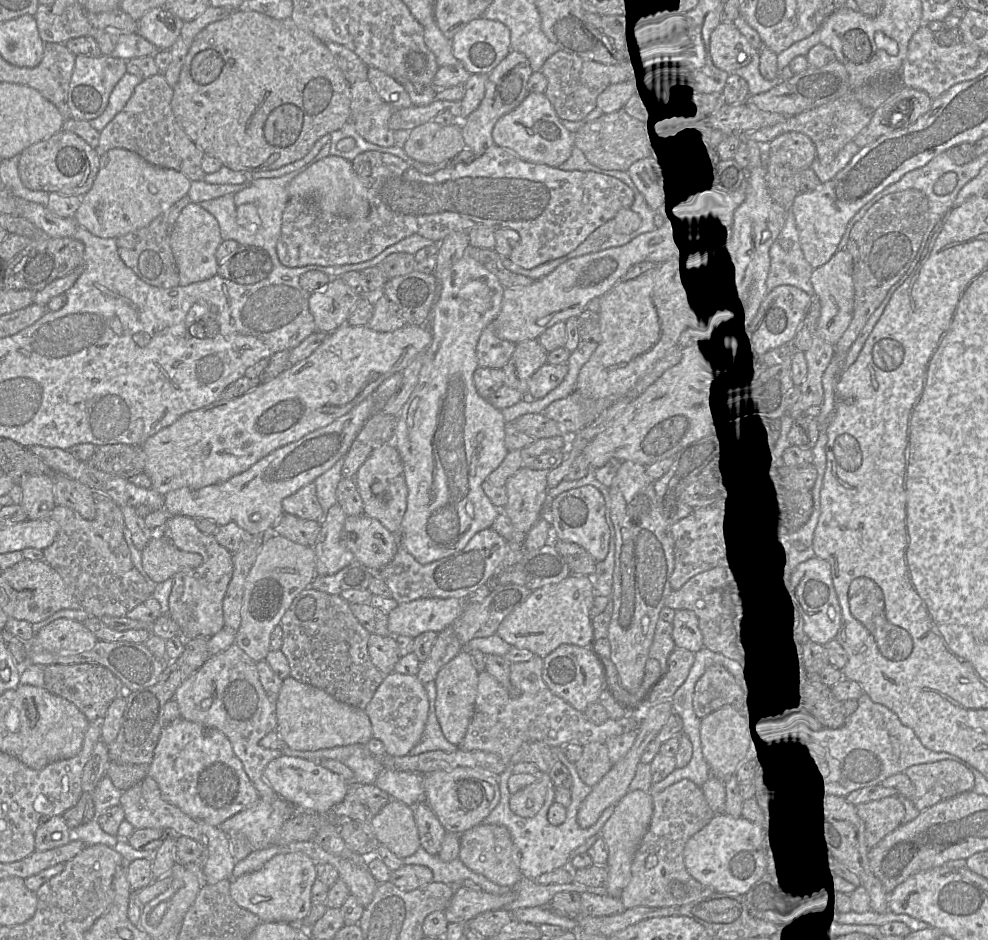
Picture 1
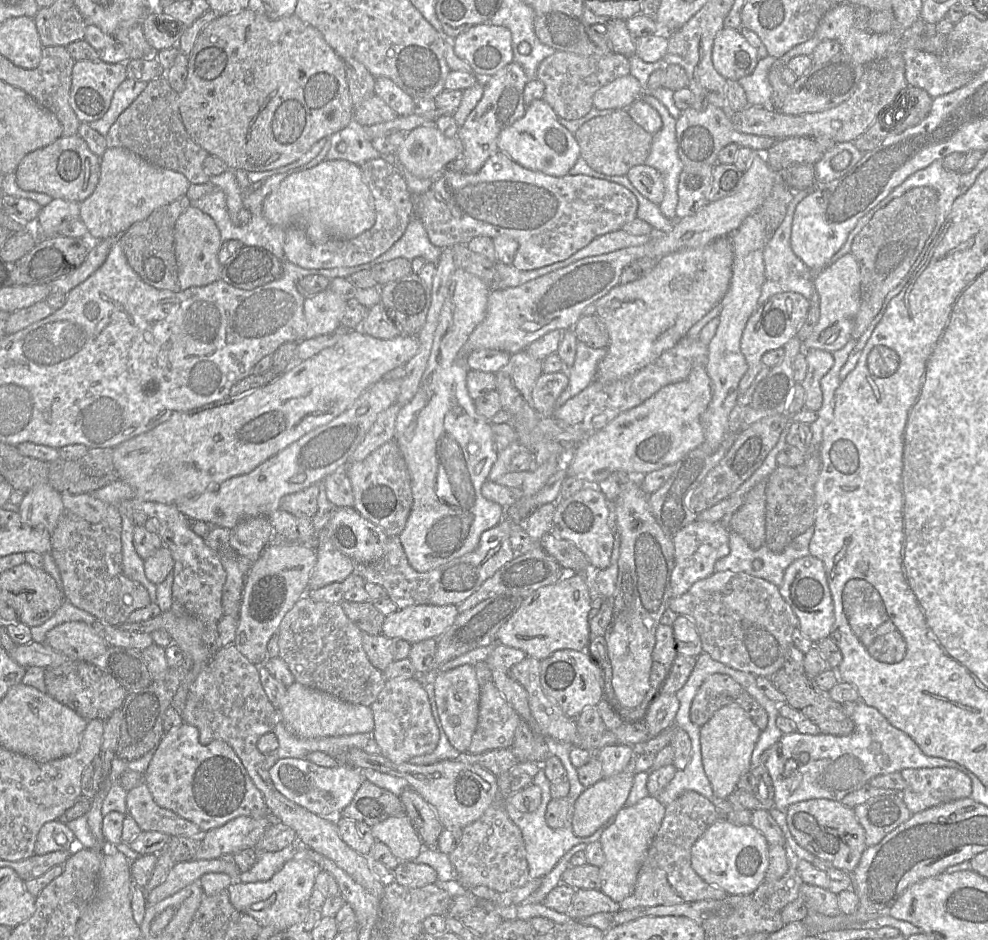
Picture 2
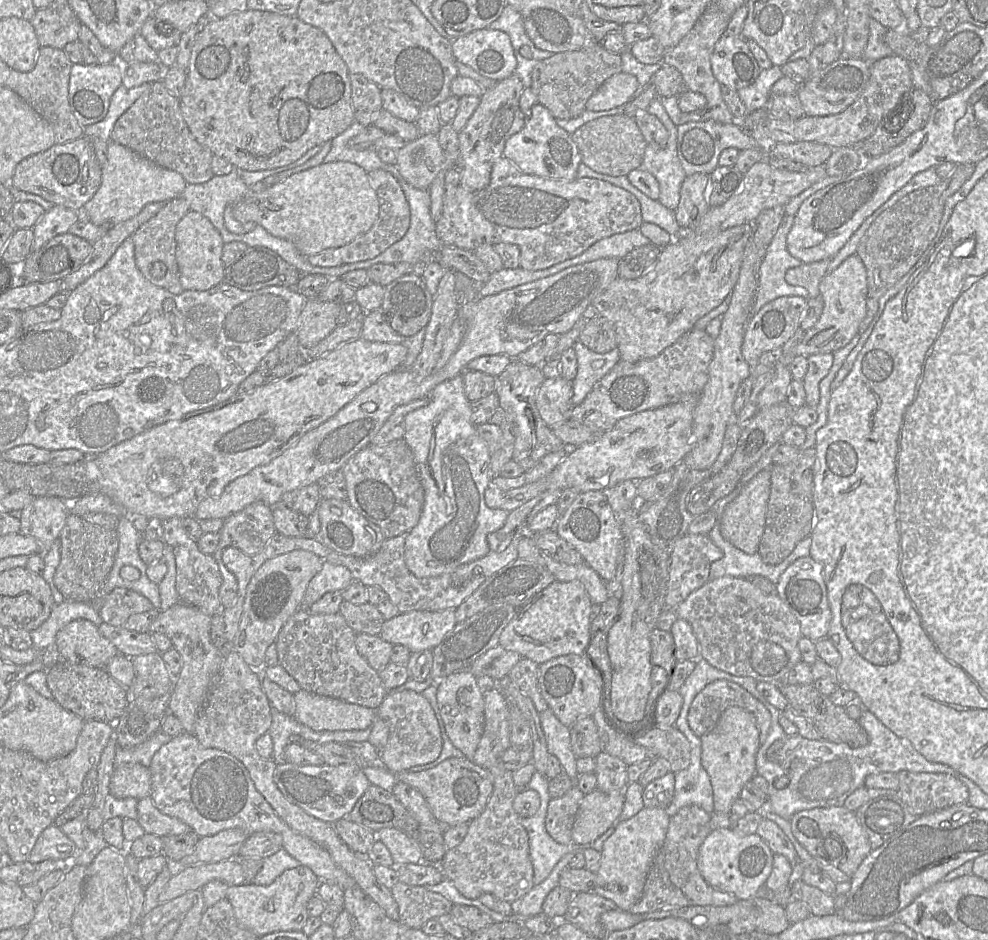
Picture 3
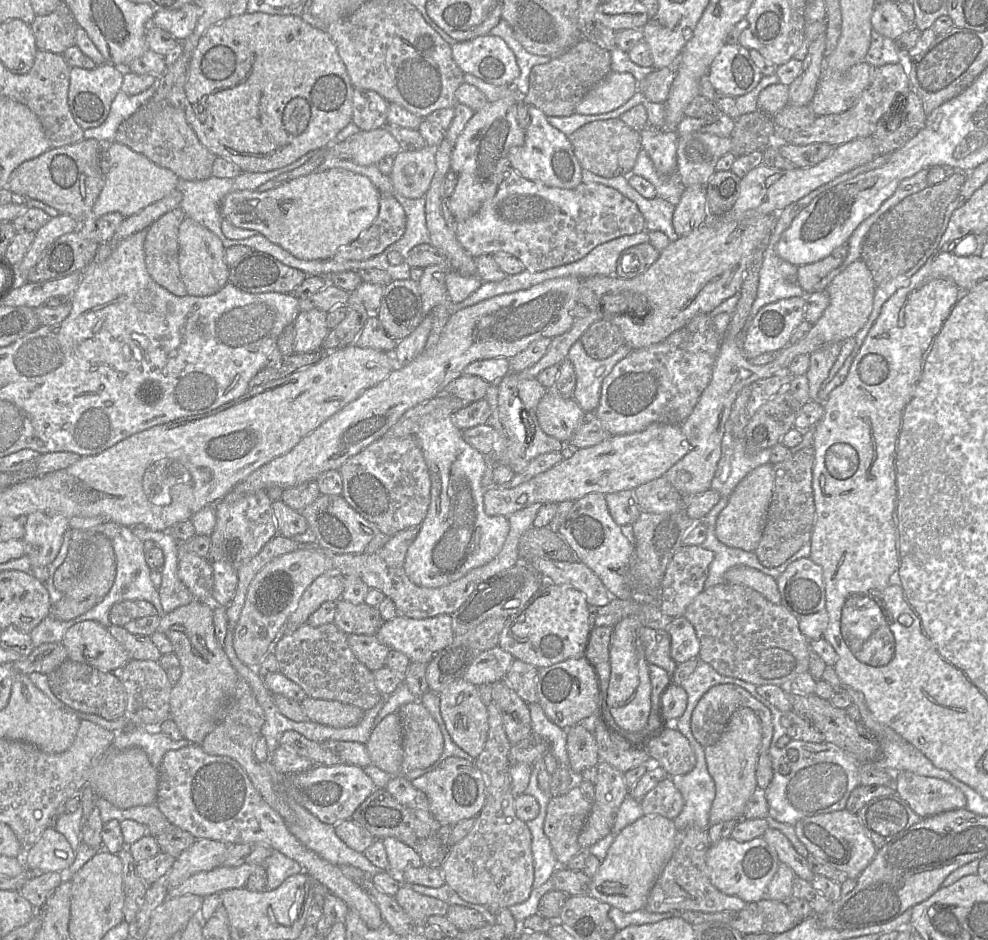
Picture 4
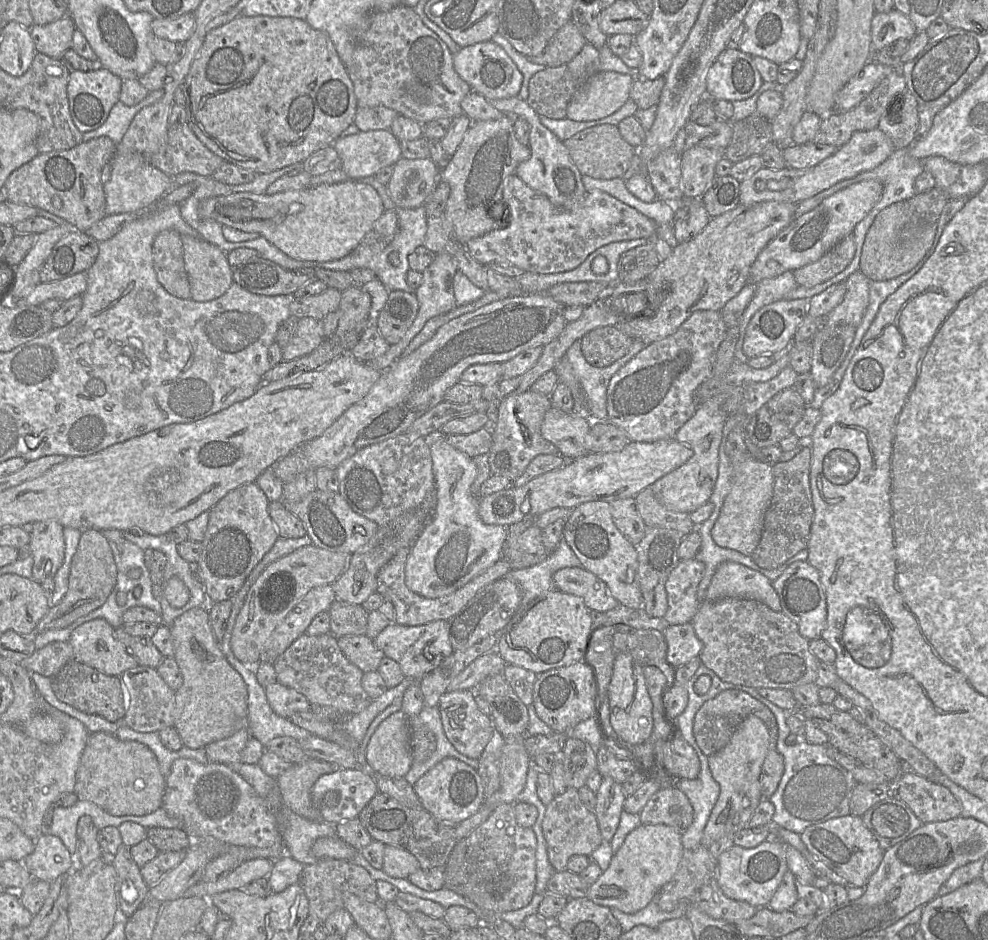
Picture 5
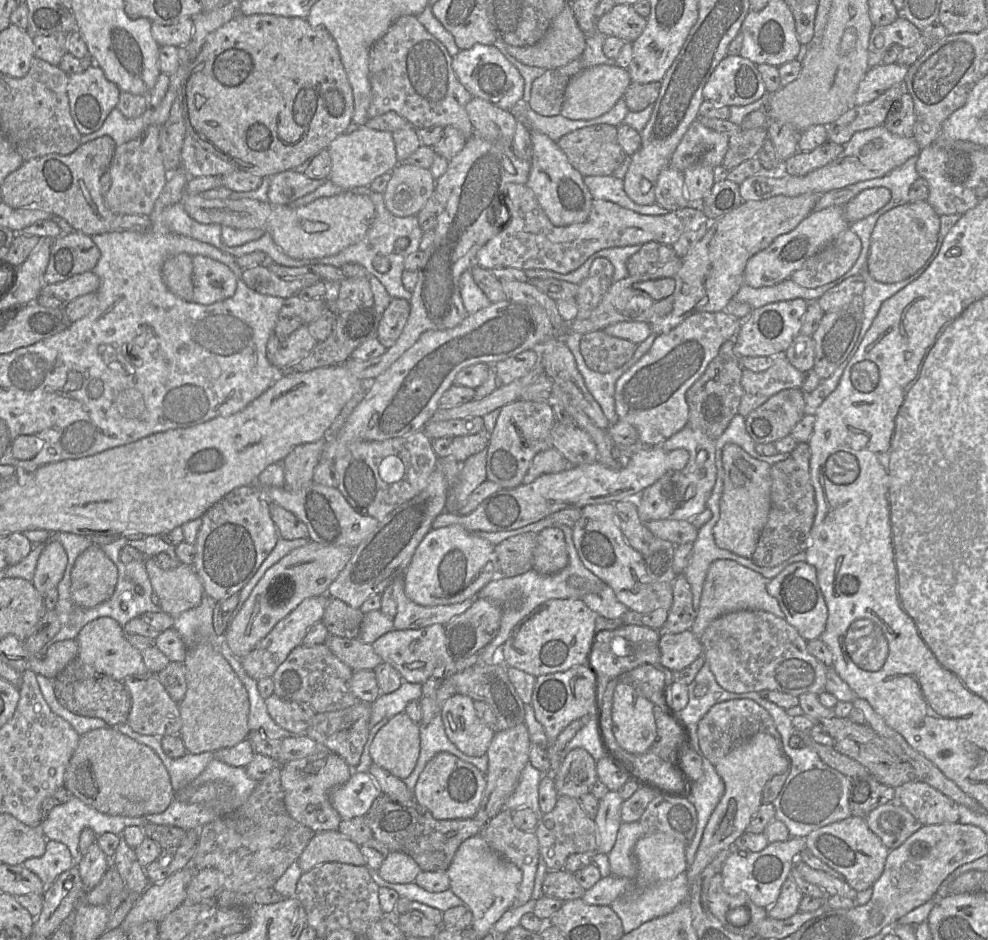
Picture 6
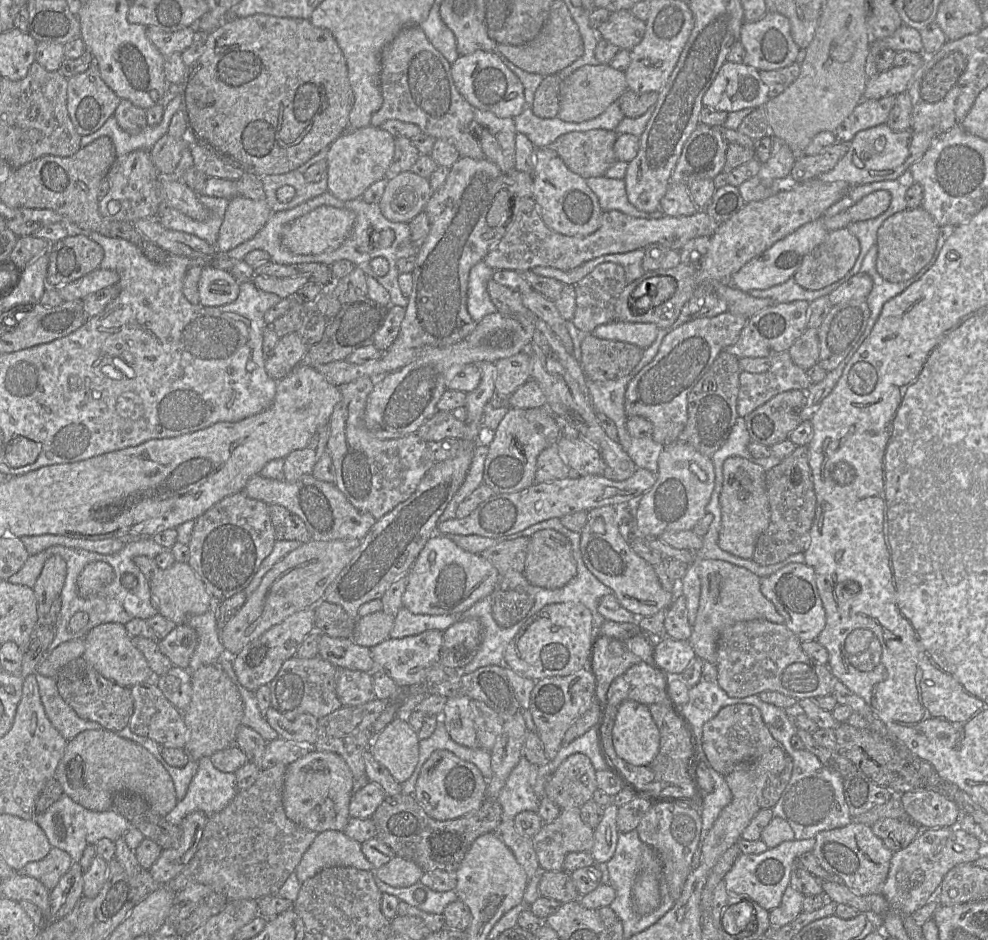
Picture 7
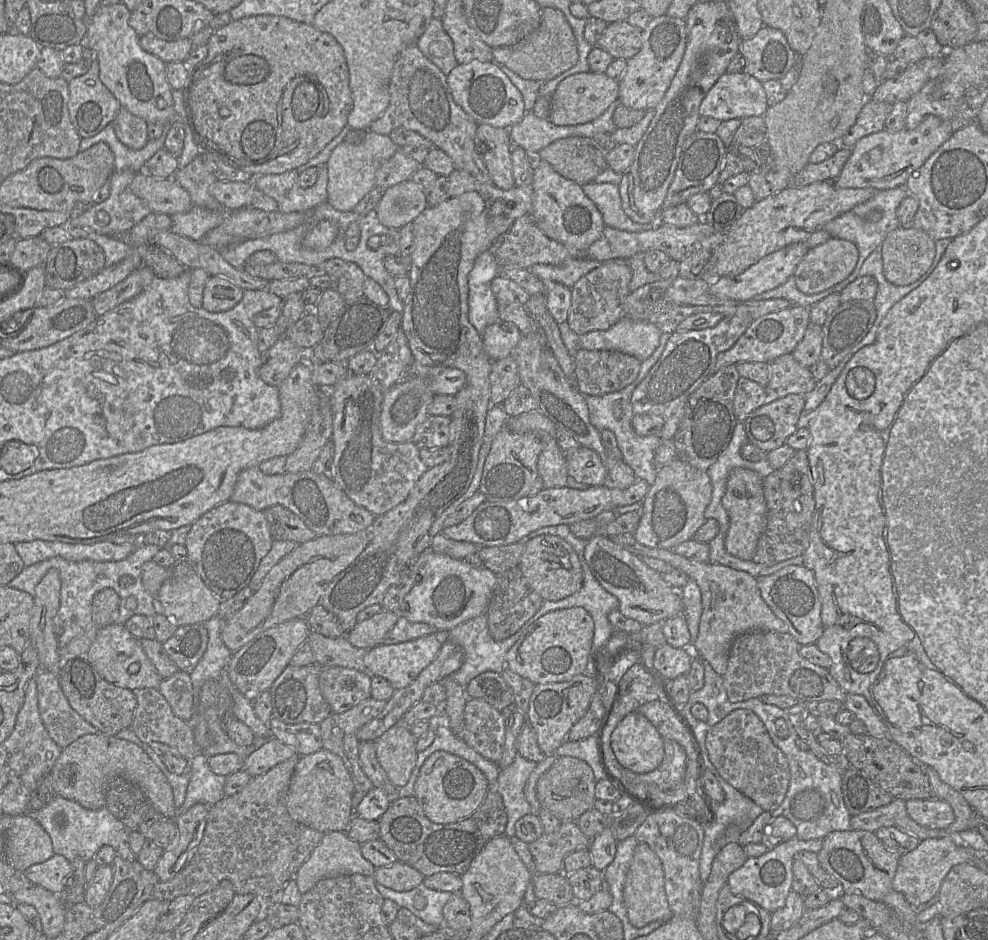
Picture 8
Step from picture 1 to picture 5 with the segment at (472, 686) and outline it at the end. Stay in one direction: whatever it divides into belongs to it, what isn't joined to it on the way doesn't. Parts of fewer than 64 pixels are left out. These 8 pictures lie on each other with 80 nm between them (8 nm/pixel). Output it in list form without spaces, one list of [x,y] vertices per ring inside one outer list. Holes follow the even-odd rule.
[[[446,691],[440,697],[439,711],[444,733],[450,743],[461,754],[472,759],[479,759],[491,739],[494,725],[491,717],[478,708],[474,691]]]

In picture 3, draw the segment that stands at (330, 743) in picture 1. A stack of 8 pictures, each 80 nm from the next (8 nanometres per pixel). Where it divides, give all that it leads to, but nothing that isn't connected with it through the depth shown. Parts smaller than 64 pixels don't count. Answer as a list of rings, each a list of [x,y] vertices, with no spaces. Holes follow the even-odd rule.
[[[303,689],[293,698],[294,718],[314,731],[364,730],[379,719],[371,708]]]

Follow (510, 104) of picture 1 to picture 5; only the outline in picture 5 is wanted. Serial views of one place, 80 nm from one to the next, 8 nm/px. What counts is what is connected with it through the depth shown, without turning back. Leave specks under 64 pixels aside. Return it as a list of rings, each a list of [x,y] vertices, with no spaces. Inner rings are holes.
[[[504,115],[497,120],[472,121],[455,153],[440,170],[439,181],[447,182],[450,194],[446,203],[444,216],[450,222],[455,239],[466,244],[470,239],[482,236],[499,227],[496,219],[496,209],[505,207],[503,203],[503,188],[507,178],[515,174],[517,166],[530,157],[530,148],[521,144],[516,138],[513,126],[513,116]]]

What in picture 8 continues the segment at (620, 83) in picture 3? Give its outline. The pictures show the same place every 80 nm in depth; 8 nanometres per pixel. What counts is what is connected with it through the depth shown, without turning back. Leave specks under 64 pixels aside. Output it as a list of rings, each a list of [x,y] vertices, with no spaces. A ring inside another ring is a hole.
[[[581,72],[561,81],[551,95],[550,122],[559,126],[587,123],[599,117],[612,102],[618,101],[619,82],[605,73]]]

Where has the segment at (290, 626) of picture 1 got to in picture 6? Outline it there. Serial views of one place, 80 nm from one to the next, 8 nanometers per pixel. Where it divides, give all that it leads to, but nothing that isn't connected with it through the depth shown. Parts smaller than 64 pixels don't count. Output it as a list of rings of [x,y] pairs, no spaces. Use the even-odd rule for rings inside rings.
[[[323,643],[311,647],[295,647],[275,670],[272,679],[274,692],[283,701],[304,702],[316,713],[342,710],[359,701],[349,690],[353,670],[339,660]]]

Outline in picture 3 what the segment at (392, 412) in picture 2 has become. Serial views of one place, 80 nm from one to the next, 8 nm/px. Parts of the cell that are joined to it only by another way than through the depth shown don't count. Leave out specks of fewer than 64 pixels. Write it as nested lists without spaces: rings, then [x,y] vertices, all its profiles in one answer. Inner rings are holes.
[[[424,397],[395,408],[381,429],[371,440],[370,445],[381,446],[391,441],[402,439],[405,433],[405,416],[418,408],[426,406],[428,403],[429,397]]]

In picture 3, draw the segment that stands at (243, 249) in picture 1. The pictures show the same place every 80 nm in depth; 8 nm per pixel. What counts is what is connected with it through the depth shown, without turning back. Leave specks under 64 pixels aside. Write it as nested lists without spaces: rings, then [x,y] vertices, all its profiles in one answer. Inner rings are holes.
[[[248,246],[224,268],[224,280],[246,291],[268,286],[295,288],[301,273],[273,250]]]

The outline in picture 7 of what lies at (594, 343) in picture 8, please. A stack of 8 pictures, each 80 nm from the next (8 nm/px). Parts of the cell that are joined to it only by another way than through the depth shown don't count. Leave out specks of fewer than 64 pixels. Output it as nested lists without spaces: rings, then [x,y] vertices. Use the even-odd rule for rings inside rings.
[[[614,320],[596,327],[591,333],[600,339],[631,343],[644,350],[655,341],[658,329],[653,323],[630,323]]]

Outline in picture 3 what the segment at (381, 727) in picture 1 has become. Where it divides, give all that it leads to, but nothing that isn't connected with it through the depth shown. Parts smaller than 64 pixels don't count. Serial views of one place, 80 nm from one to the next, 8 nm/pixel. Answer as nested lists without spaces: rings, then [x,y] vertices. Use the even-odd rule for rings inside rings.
[[[413,690],[388,692],[376,709],[376,715],[389,727],[388,741],[380,750],[380,759],[392,773],[433,762],[439,757],[443,747],[440,728],[430,703],[421,693]]]

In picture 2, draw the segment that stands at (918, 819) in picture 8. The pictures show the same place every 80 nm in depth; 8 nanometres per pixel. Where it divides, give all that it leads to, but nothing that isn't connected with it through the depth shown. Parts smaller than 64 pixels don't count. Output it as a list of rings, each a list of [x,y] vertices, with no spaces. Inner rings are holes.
[[[907,768],[900,773],[906,782],[902,799],[912,814],[972,793],[971,779],[956,768]]]

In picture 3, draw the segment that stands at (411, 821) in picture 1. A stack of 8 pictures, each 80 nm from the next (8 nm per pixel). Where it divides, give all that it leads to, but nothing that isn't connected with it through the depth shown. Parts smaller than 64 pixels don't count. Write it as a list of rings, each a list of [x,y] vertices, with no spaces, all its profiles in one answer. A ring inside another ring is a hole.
[[[382,828],[374,832],[375,840],[382,841],[388,848],[395,866],[403,864],[418,864],[422,863],[422,852],[417,843],[408,837],[404,832],[396,828]]]

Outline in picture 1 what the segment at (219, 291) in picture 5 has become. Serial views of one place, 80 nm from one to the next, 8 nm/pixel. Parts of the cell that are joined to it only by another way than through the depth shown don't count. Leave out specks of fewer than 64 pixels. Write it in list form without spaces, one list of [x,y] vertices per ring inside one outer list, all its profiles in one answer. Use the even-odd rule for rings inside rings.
[[[189,202],[180,212],[170,234],[170,246],[179,272],[179,285],[209,279],[217,274],[216,250],[221,243],[220,229],[215,217],[198,203]]]

